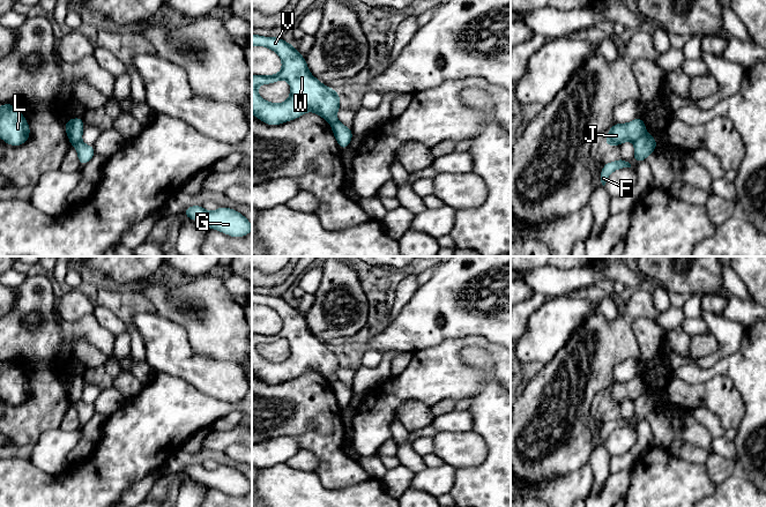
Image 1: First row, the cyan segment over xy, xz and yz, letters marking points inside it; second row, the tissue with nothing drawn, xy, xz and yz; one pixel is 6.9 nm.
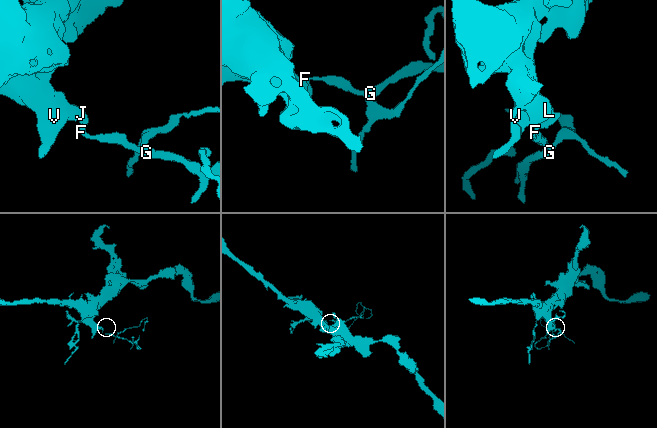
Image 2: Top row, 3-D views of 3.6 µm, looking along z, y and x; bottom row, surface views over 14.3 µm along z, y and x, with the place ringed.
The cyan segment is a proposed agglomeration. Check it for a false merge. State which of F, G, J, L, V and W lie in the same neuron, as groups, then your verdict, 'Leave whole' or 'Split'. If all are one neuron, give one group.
Groups: F G / J L V W. Split

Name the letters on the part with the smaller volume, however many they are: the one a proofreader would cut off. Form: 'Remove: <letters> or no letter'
Remove: F, G

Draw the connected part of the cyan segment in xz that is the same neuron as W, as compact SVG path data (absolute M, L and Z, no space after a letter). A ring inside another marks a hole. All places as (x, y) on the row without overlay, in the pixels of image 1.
M252 293L252 305L266 305L276 311L282 319L282 329L280 331L273 334L252 334L252 373L262 381L272 385L295 379L308 370L322 375L330 385L339 380L336 376L336 372L341 366L339 351L322 343L310 331L306 318L296 310L295 304L289 303L278 296ZM282 338L288 340L291 345L290 355L285 360L274 363L259 355L259 344L272 343Z

